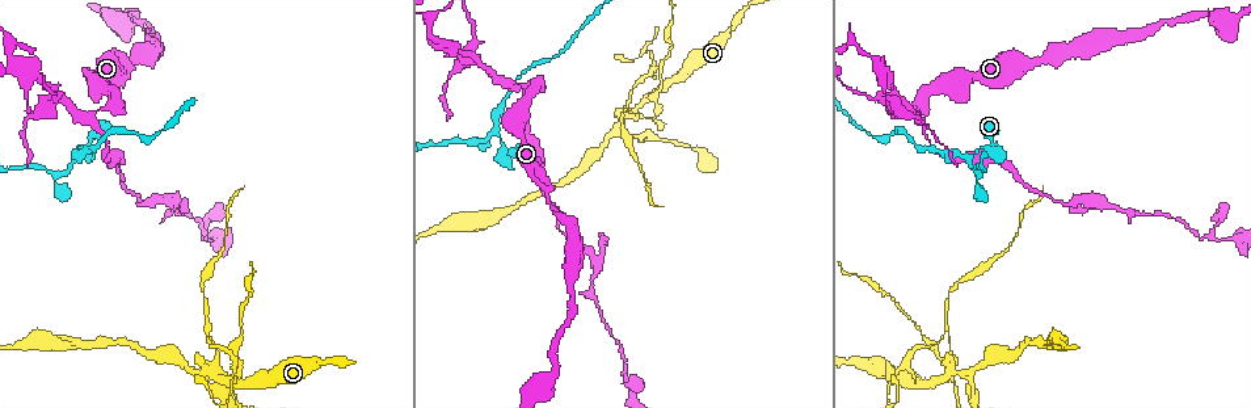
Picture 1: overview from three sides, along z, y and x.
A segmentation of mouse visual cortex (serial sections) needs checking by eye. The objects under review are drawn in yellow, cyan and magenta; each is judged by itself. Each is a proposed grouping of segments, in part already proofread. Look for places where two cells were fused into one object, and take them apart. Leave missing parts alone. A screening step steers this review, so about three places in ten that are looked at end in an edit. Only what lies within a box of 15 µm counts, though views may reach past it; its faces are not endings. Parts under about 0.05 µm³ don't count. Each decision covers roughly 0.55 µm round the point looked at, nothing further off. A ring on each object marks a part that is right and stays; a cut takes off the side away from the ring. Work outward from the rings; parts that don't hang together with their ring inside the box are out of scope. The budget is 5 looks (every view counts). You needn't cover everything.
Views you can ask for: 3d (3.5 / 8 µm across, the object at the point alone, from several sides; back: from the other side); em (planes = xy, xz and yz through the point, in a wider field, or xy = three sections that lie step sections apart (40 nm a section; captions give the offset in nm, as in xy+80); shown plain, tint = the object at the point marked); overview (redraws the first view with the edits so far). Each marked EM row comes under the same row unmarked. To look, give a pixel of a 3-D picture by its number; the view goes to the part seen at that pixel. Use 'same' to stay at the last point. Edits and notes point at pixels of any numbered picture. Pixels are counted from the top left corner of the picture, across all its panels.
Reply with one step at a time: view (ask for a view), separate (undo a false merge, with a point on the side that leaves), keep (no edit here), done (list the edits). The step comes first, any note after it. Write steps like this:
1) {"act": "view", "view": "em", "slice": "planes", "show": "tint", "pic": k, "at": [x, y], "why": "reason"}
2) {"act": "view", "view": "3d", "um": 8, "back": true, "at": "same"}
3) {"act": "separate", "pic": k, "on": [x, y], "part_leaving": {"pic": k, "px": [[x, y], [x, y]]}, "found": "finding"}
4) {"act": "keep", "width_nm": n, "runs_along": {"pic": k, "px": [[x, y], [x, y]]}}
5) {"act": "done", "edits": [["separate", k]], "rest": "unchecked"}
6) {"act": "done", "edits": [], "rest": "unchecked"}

{"act": "view", "view": "3d", "um": 3.5, "pic": 1, "at": [973, 153], "why": "sudden change in width"}

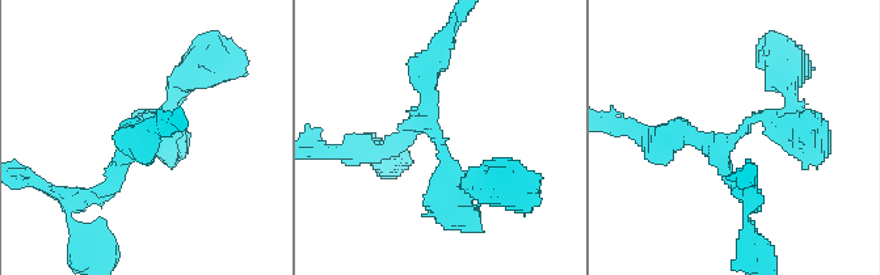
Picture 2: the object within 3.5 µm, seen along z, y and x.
{"act": "view", "view": "em", "slice": "planes", "show": "tint", "pic": 2, "at": [736, 140], "arms": 3, "arm_widths_nm": [150, 350, 350]}

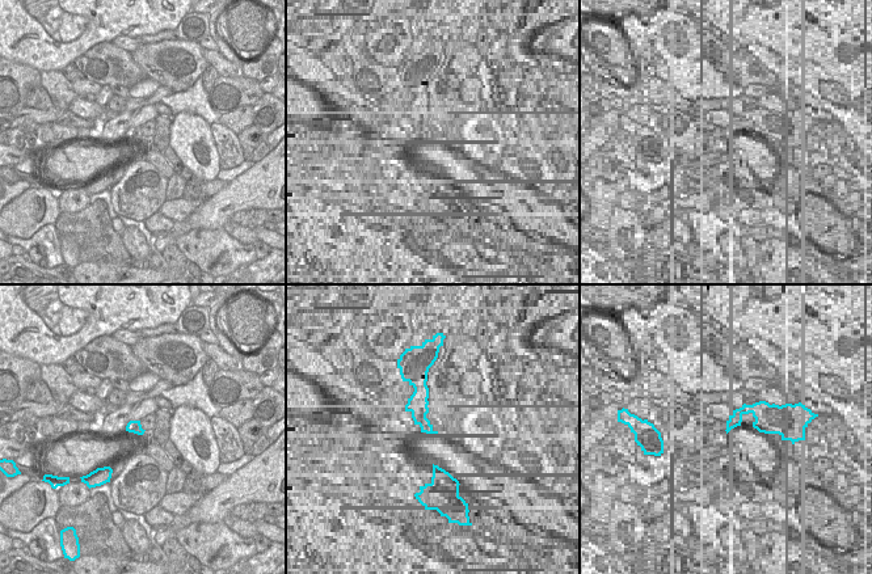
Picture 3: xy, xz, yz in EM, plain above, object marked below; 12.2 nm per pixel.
{"act": "keep", "runs_along": {"pic": 2, "px": [[460, 198], [445, 182], [429, 111], [433, 58]]}, "found": "continuous, no second cell"}

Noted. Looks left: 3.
{"act": "view", "view": "3d", "um": 3.5, "pic": 1, "at": [208, 373], "why": "four-way junction"}

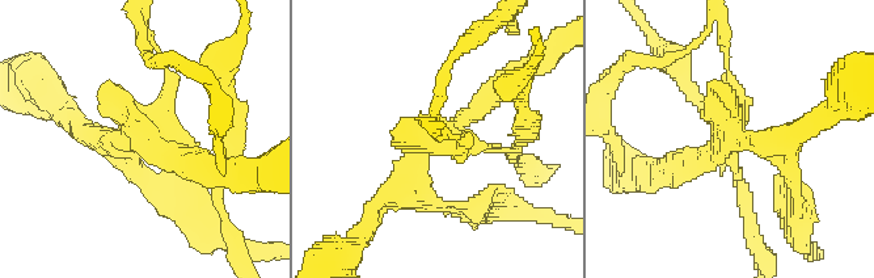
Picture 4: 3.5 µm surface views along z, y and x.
{"act": "view", "view": "em", "slice": "xy", "step": 5, "show": "tint", "pic": 4, "at": [148, 138], "why": "shape alone is not enough"}

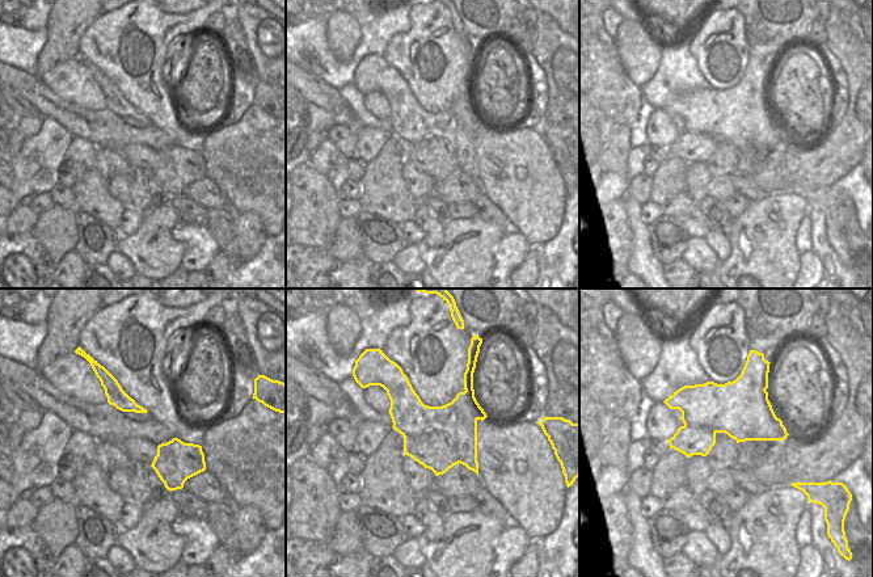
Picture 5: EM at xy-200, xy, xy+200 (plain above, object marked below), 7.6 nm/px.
{"act": "separate", "pic": 4, "on": [414, 135], "part_leaving": {"pic": 4, "px": [[731, 127], [734, 88], [721, 32]]}, "found": "a second cell is stuck on"}

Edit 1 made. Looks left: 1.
{"act": "done", "edits": [["separate", 4]], "rest": "unchecked"}

